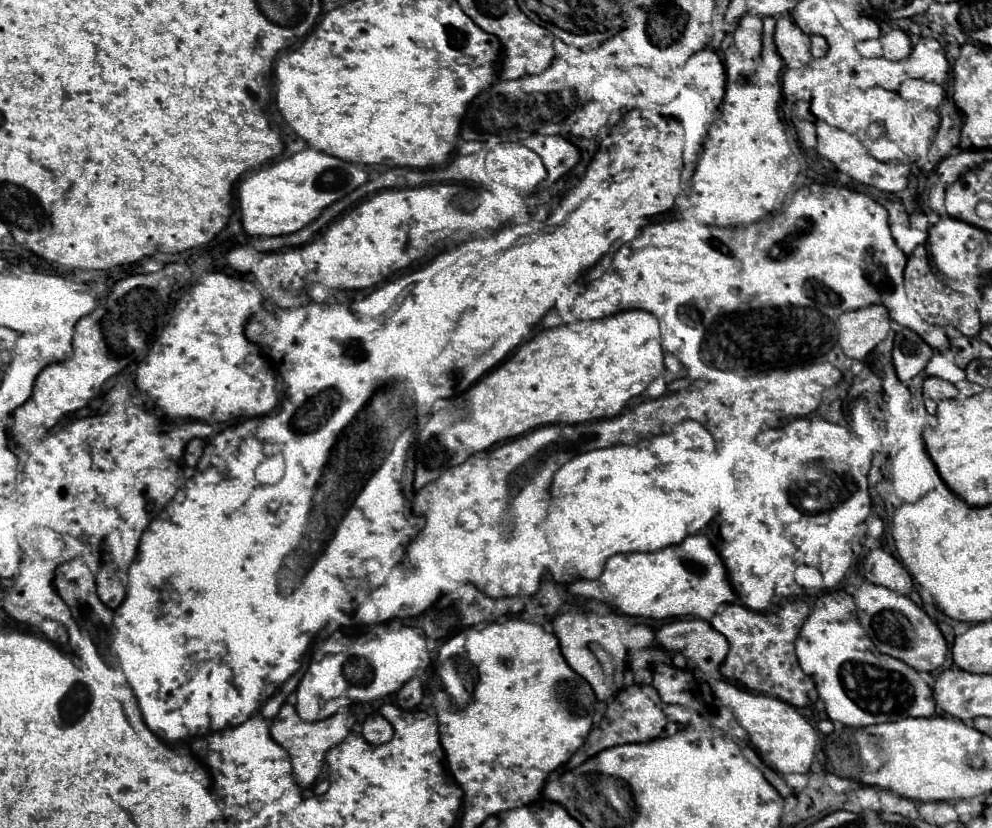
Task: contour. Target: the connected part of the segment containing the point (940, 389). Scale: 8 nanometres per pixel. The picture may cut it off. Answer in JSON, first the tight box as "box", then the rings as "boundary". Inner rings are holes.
{"box":[922,376,958,402],"boundary":[[[930,376],[930,378],[924,380],[922,390],[924,390],[924,396],[926,398],[932,398],[936,402],[958,396],[958,388],[954,384],[946,382],[946,380],[940,380],[940,378],[934,378],[934,376]]]}

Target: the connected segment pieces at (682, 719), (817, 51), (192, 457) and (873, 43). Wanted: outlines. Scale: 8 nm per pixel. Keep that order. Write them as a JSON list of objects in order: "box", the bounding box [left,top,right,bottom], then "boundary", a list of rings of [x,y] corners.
[{"box":[664,704,690,724],"boundary":[[[666,704],[666,706],[664,706],[664,714],[666,714],[668,720],[678,722],[678,724],[688,724],[688,722],[690,722],[688,712],[686,712],[682,706],[678,706],[678,704]]]},{"box":[810,36,826,58],"boundary":[[[812,36],[810,38],[810,50],[814,58],[820,58],[826,54],[826,40],[822,36]]]},{"box":[184,438,204,466],"boundary":[[[194,438],[186,444],[186,452],[184,452],[184,458],[186,458],[186,464],[188,466],[196,466],[198,464],[198,458],[202,454],[202,448],[204,448],[204,440],[202,438]]]},{"box":[856,40,882,58],"boundary":[[[864,40],[864,42],[858,42],[856,44],[856,50],[860,56],[864,58],[878,58],[882,56],[882,46],[878,40]]]}]

